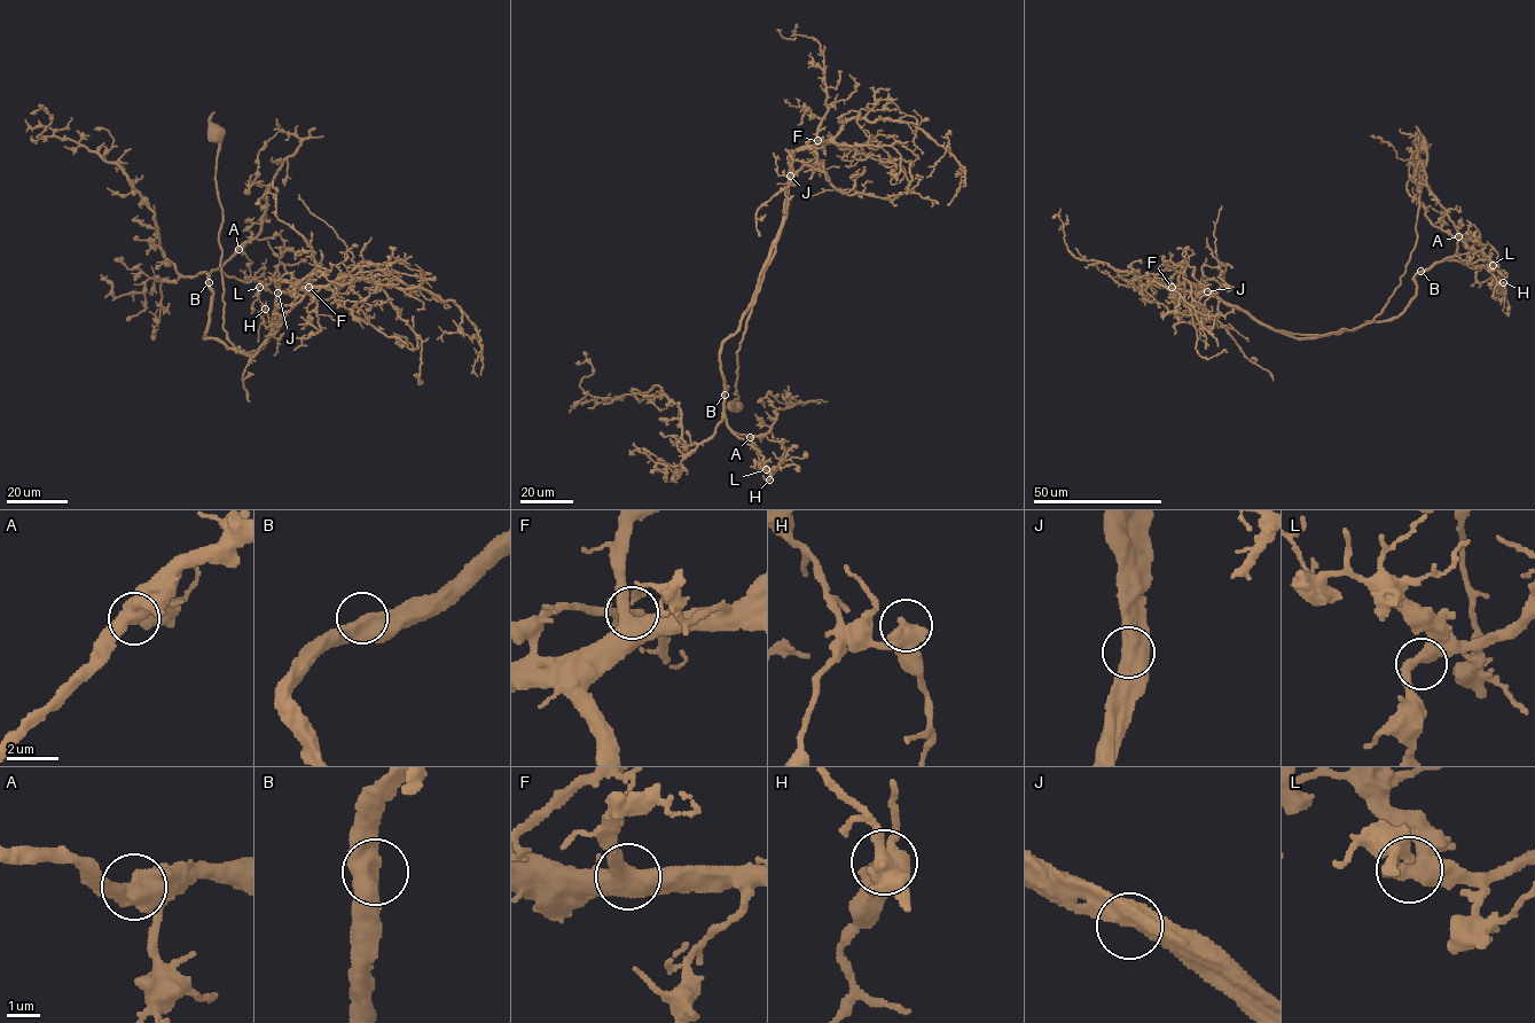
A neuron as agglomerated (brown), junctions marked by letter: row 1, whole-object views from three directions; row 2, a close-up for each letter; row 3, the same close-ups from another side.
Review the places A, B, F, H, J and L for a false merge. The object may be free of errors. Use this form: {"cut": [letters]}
{"cut": []}

